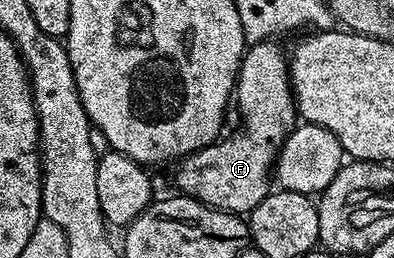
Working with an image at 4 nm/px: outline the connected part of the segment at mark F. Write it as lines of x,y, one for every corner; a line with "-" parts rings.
271,39
260,44
251,45
245,51
244,60
240,64
239,83
244,84
244,97
240,100
240,108
244,111
244,132
236,132
229,140
217,139
215,144
206,146
197,152
189,152
179,161
180,169
176,172
176,184
185,196
193,196
211,208
221,208
223,212
247,214
256,209
258,202
268,197
270,191
270,177
274,172
276,156
284,139
298,123
296,100
292,97
292,82
288,78
288,60
286,52

